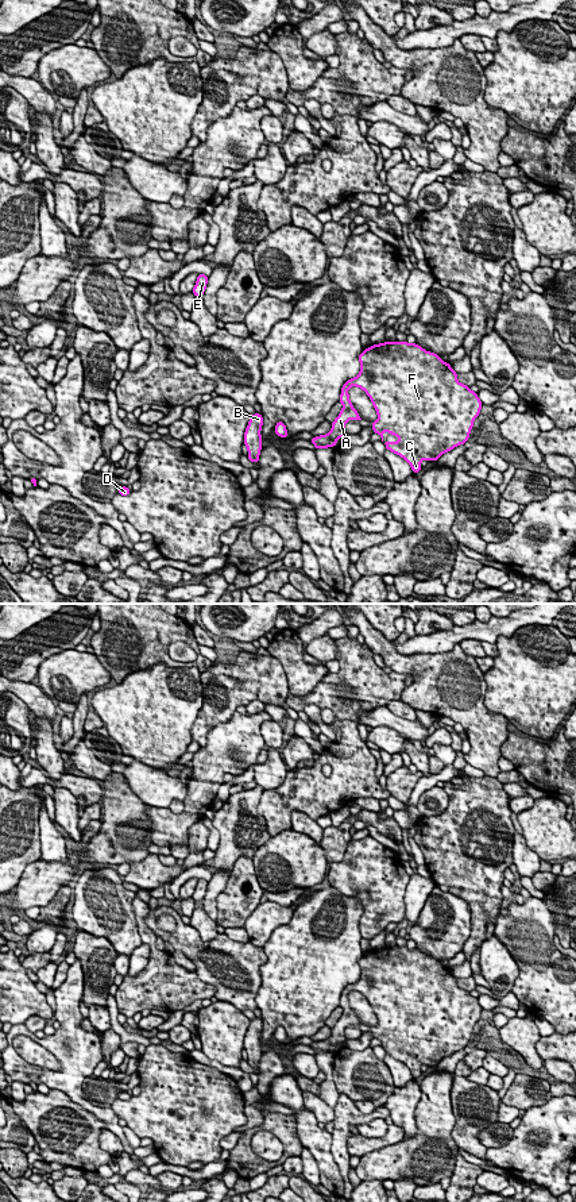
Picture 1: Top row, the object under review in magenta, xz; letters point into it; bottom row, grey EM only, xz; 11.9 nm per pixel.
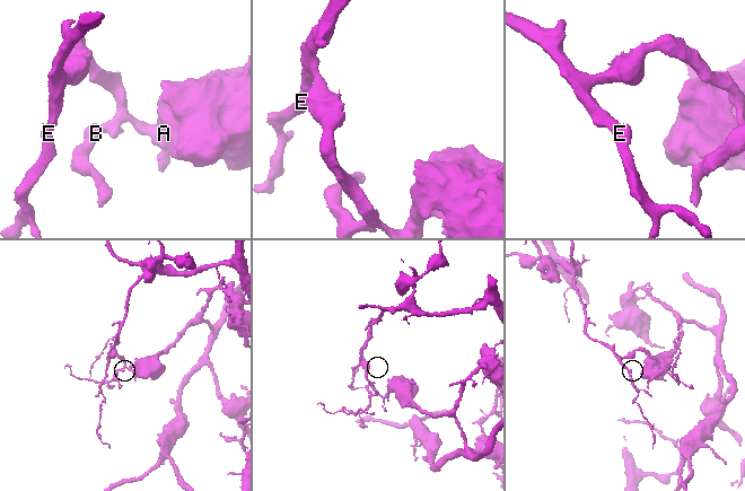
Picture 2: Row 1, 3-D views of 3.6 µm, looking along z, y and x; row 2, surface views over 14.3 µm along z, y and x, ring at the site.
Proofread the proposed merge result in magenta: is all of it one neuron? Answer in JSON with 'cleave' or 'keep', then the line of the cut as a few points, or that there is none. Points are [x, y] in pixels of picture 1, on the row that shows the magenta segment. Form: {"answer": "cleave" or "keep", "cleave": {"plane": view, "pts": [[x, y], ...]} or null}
{"answer": "cleave", "cleave": {"plane": "xz", "pts": [[327, 434], [335, 445]]}}

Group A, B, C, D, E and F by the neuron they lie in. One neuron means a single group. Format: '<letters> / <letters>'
A C F / B D E

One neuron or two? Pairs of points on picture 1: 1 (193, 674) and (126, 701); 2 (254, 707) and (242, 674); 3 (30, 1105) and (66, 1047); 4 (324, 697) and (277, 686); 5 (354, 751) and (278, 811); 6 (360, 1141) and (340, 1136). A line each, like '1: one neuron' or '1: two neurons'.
1: one neuron
2: two neurons
3: two neurons
4: two neurons
5: one neuron
6: two neurons

